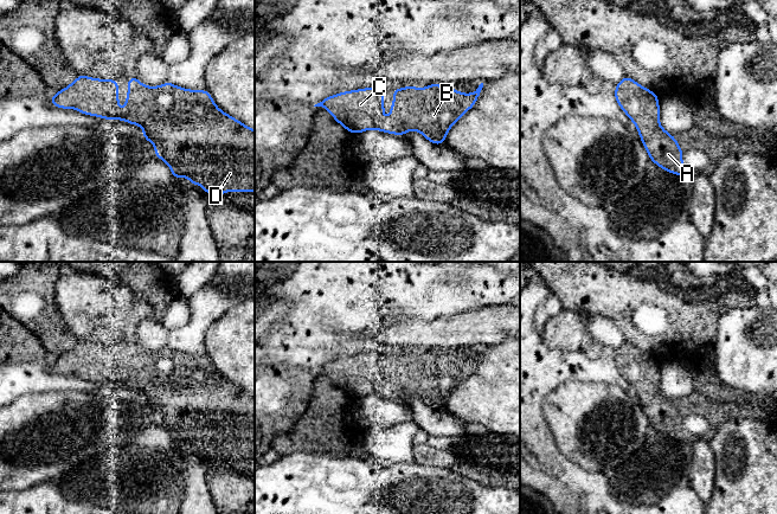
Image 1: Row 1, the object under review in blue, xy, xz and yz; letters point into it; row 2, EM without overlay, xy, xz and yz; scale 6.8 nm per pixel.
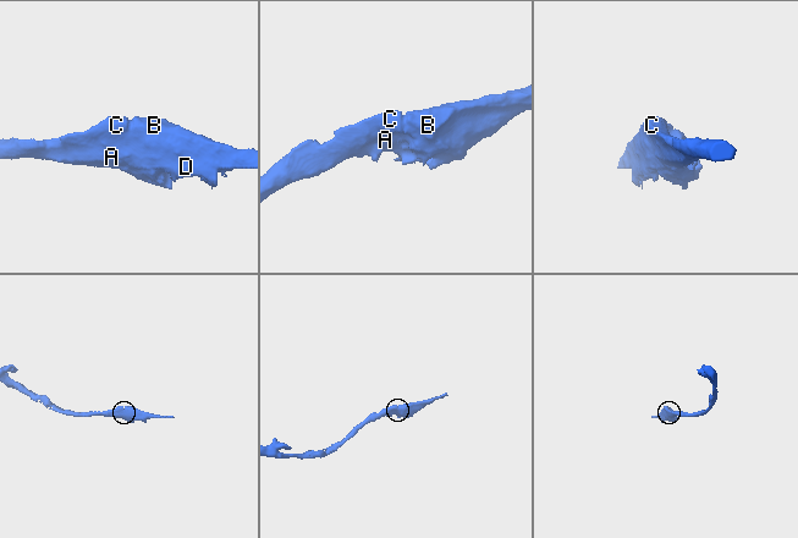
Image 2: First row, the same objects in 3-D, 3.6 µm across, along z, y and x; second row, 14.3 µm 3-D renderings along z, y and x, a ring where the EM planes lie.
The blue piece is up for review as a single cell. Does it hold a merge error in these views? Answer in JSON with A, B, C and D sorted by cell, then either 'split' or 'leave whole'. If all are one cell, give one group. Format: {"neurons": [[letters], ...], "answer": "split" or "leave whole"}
{"neurons": [["A", "B", "C", "D"]], "answer": "leave whole"}

